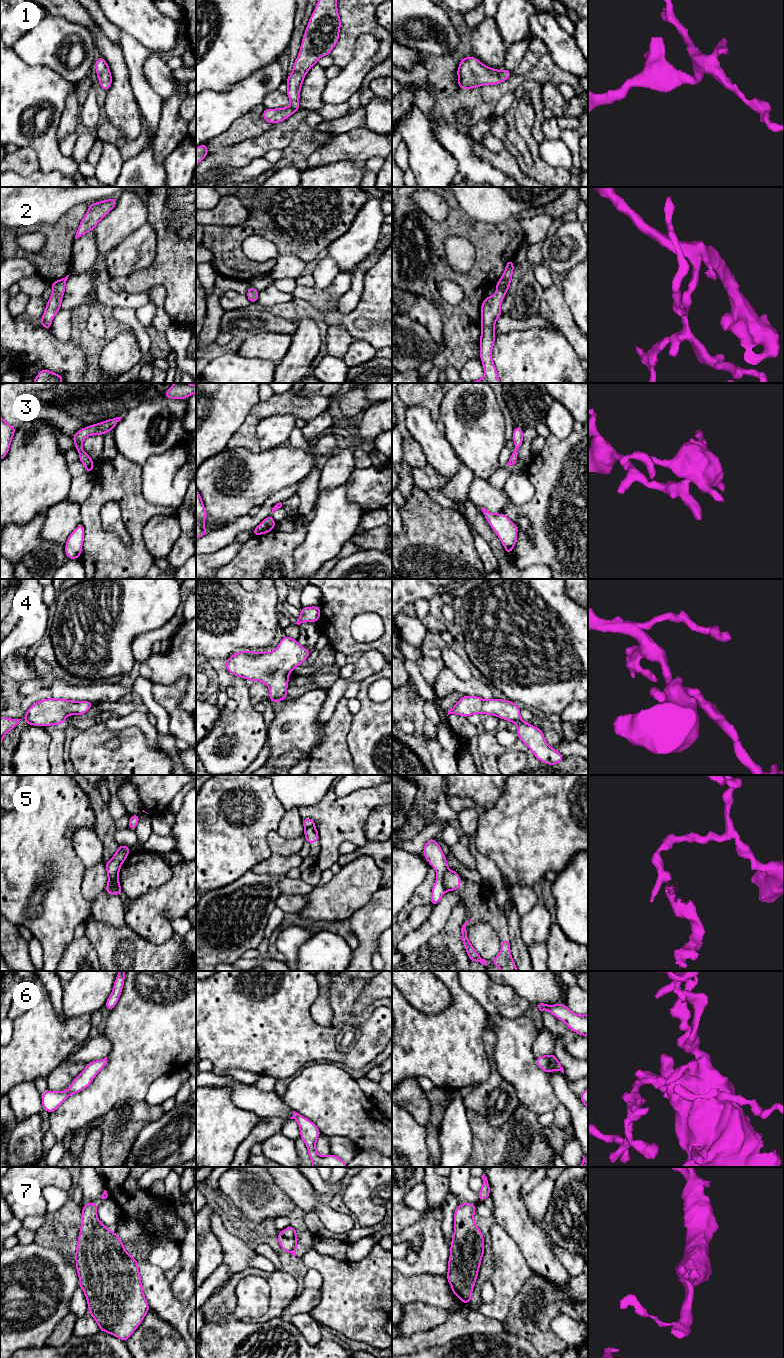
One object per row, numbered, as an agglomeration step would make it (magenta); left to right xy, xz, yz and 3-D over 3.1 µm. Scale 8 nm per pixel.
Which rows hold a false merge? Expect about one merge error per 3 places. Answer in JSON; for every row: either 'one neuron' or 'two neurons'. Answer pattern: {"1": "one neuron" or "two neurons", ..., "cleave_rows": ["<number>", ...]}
{"1": "one neuron", "2": "one neuron", "3": "one neuron", "4": "one neuron", "5": "two neurons", "6": "one neuron", "7": "one neuron", "cleave_rows": ["5"]}

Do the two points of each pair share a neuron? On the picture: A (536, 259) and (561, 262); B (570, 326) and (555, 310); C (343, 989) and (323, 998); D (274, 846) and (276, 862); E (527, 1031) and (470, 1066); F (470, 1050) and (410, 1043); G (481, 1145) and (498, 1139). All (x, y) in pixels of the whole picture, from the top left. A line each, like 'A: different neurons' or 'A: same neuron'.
A: different neurons
B: same neuron
C: different neurons
D: different neurons
E: different neurons
F: same neuron
G: same neuron

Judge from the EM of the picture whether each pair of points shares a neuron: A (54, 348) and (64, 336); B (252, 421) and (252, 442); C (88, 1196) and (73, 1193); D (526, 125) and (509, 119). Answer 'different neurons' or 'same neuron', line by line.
A: different neurons
B: same neuron
C: different neurons
D: different neurons

